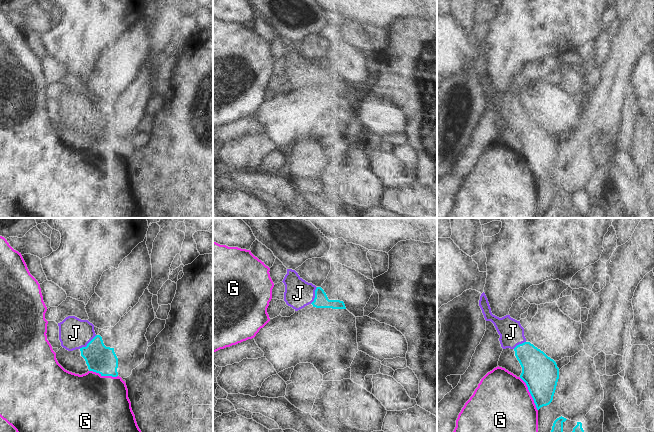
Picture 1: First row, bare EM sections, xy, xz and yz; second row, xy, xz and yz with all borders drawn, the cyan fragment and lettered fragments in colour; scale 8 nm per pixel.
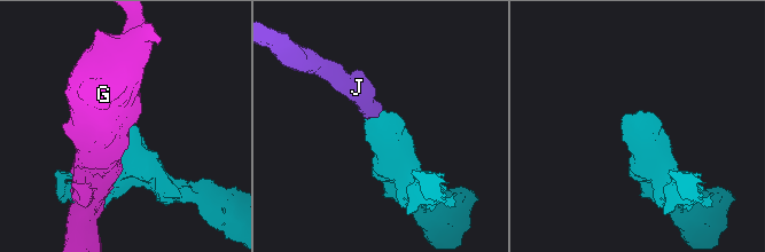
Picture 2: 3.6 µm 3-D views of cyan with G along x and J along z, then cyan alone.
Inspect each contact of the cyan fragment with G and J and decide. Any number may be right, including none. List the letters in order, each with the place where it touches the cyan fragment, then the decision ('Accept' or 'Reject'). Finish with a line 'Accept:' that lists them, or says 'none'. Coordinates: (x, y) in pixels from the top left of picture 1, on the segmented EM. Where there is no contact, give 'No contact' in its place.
G: Touches cyan at yz (530, 393). Reject
J: Touches cyan at xy (87, 344). Accept
Accept: J

